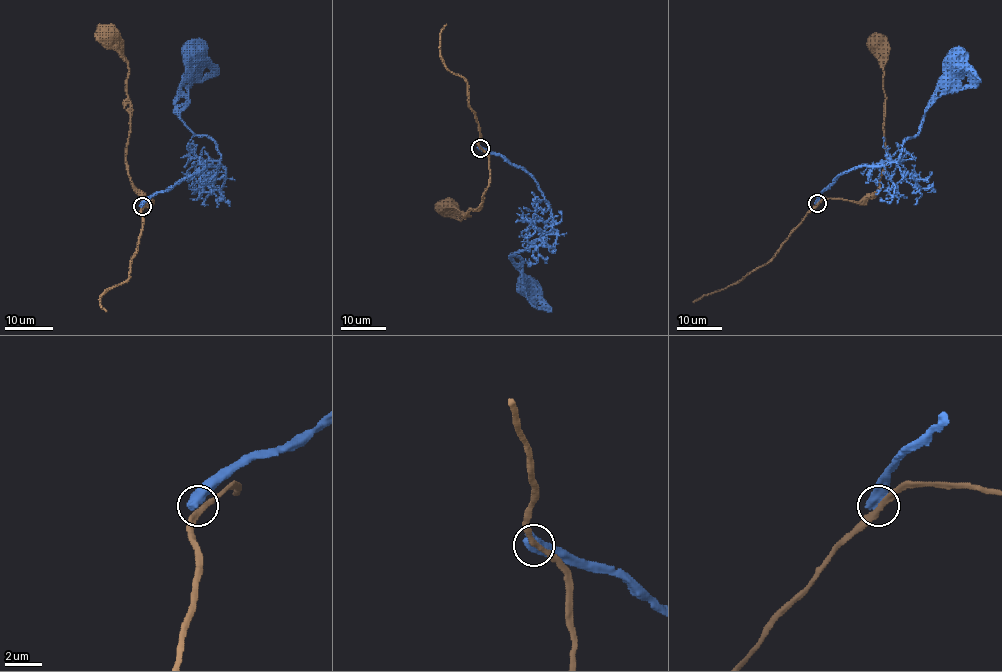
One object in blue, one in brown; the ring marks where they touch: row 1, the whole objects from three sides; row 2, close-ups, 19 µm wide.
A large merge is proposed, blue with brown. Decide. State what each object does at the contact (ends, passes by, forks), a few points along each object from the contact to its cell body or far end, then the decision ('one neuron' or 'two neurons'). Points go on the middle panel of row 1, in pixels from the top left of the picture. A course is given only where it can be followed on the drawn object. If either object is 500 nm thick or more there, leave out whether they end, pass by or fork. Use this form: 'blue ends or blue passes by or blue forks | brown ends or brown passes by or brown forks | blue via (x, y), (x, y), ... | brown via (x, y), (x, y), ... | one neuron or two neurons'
blue via (480, 149), (524, 170), (550, 212), (553, 229), (515, 255), (521, 261), (522, 287), (527, 287) | brown via (480, 149), (488, 158), (489, 178), (481, 204), (465, 217), (466, 214), (455, 210), (447, 210) | two neurons

